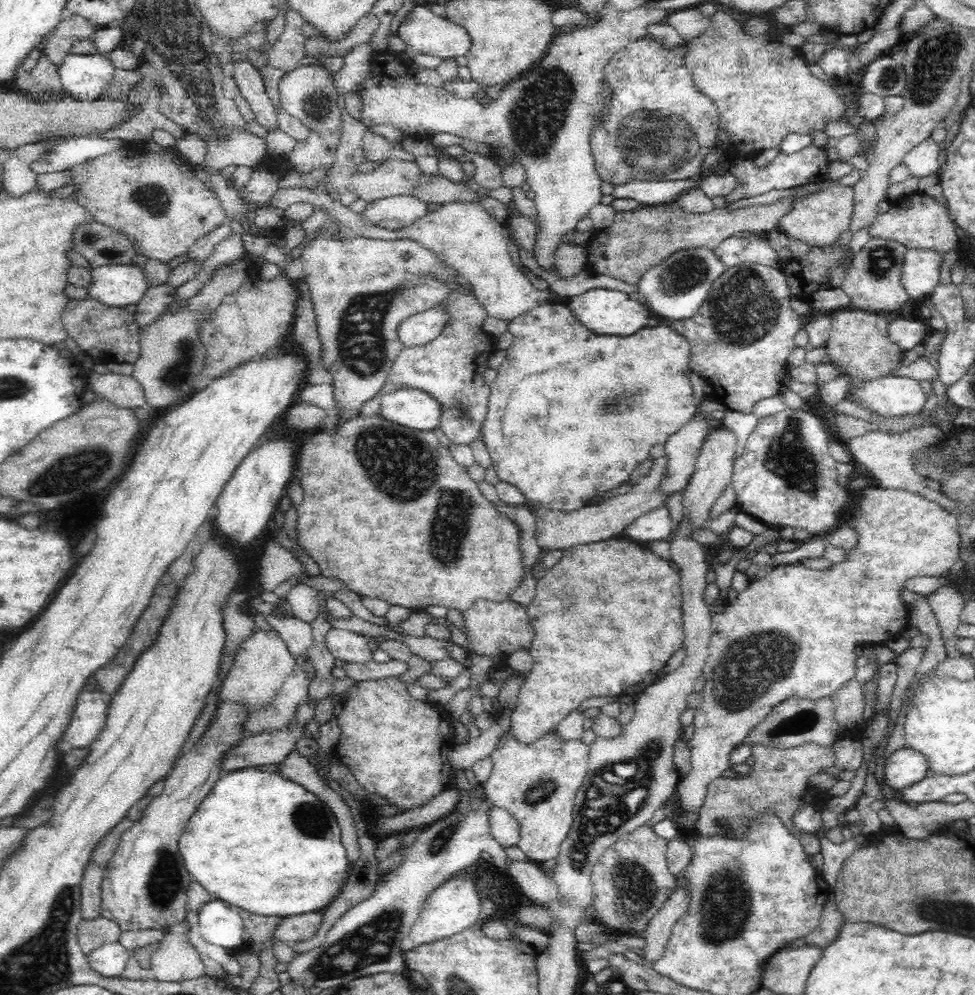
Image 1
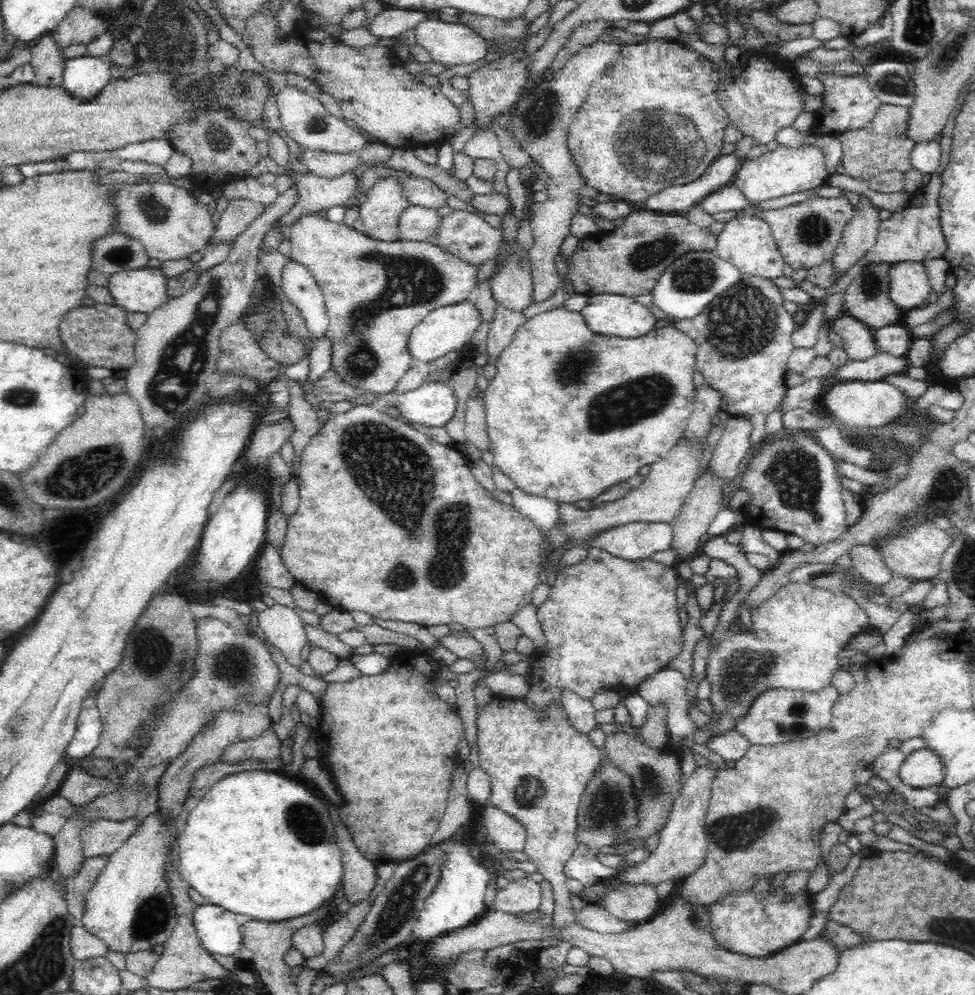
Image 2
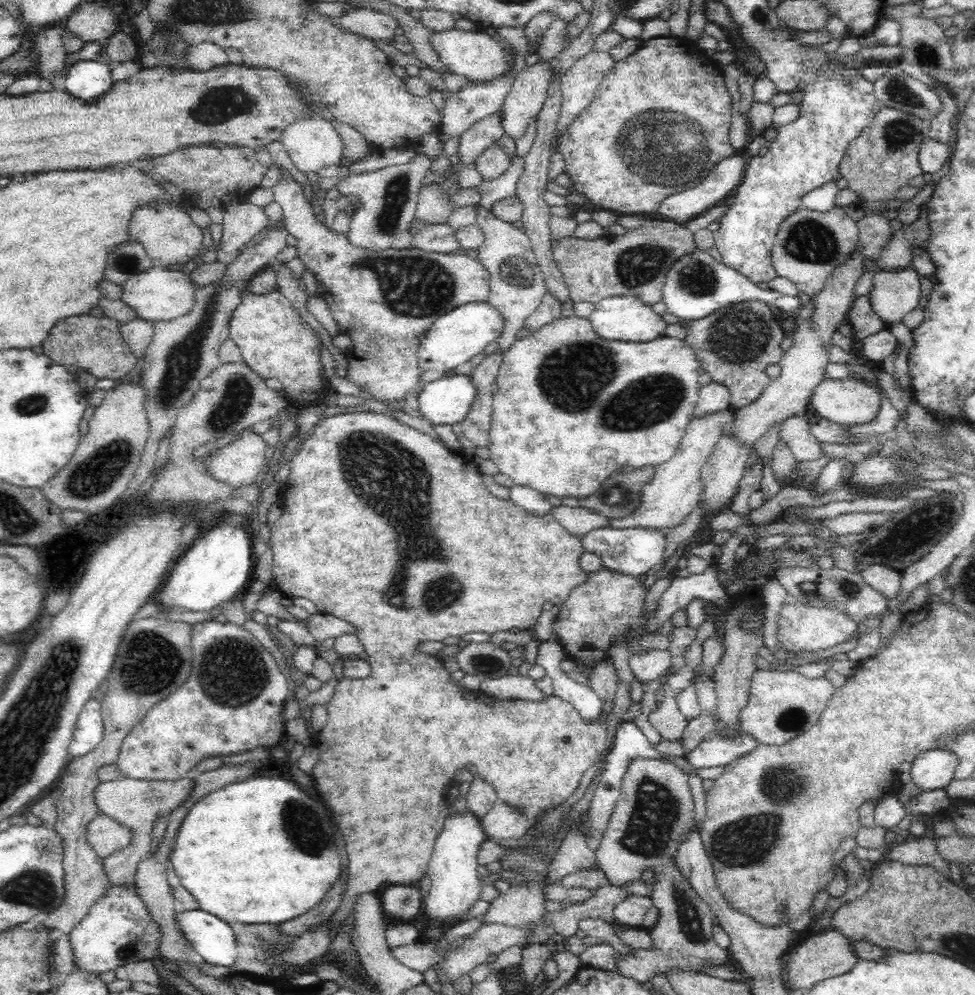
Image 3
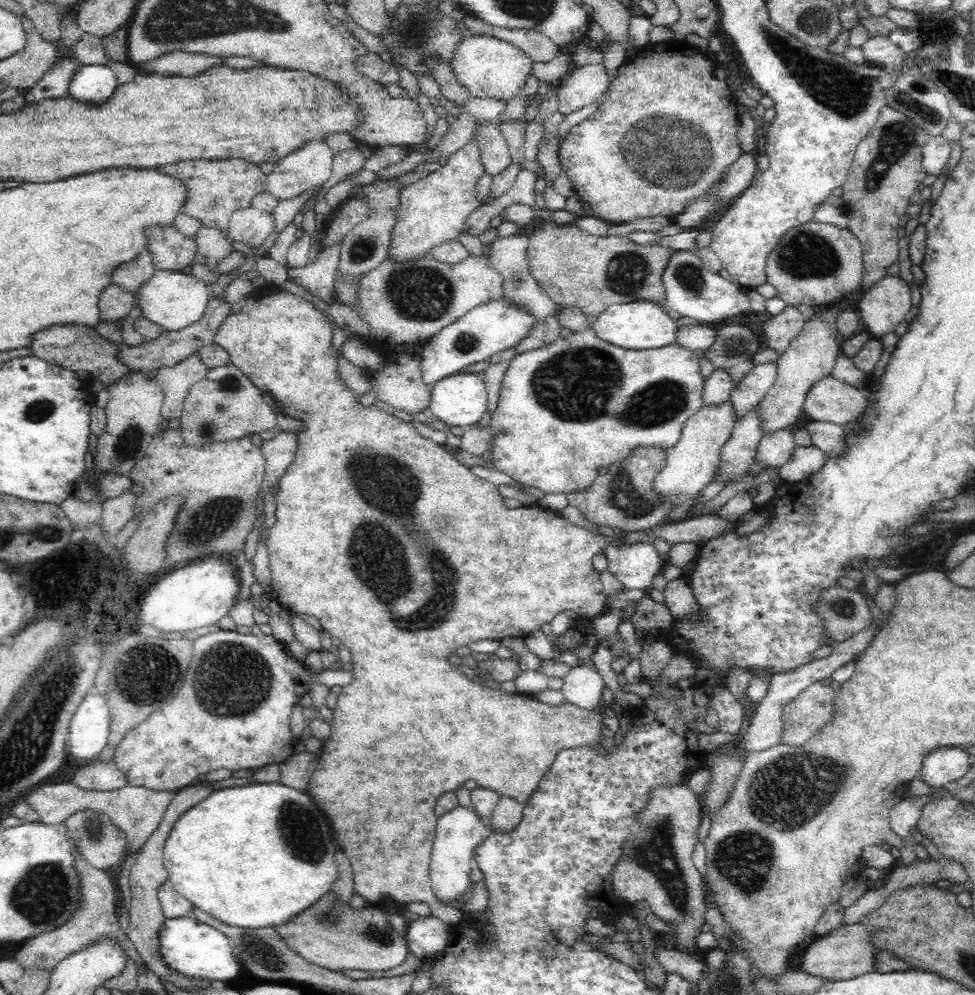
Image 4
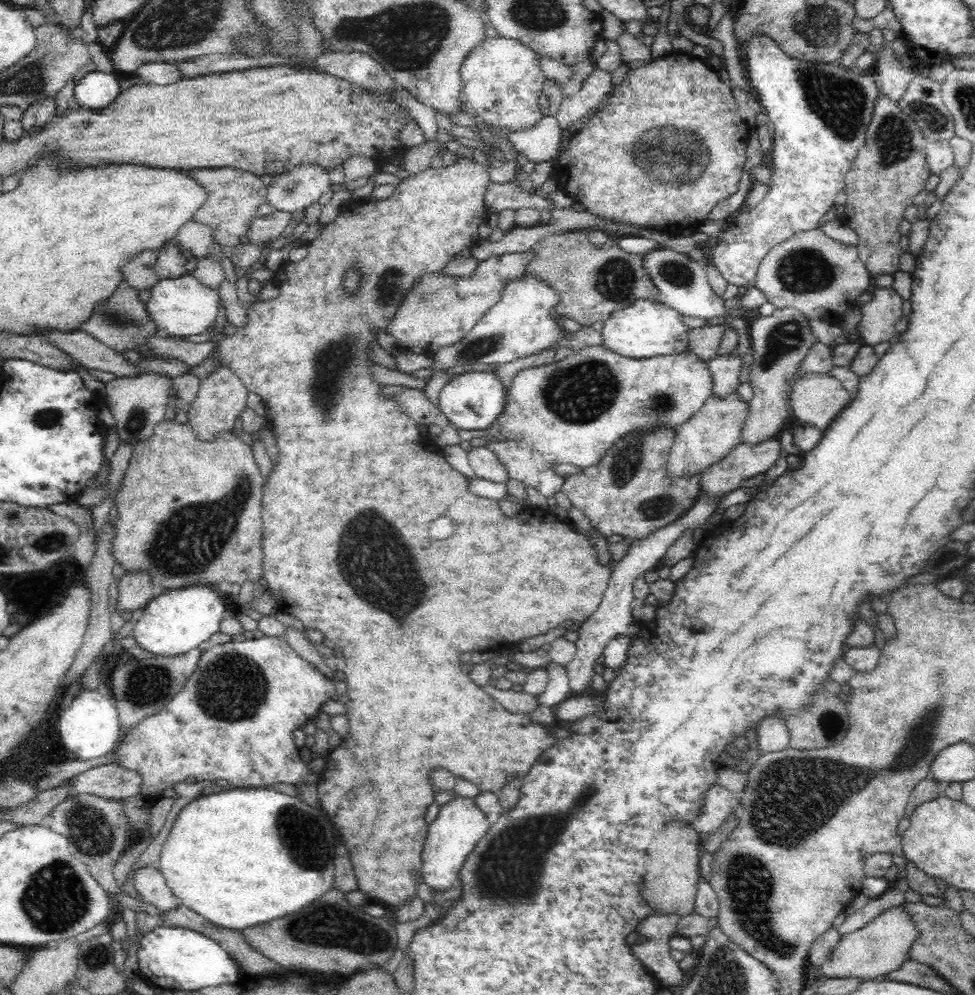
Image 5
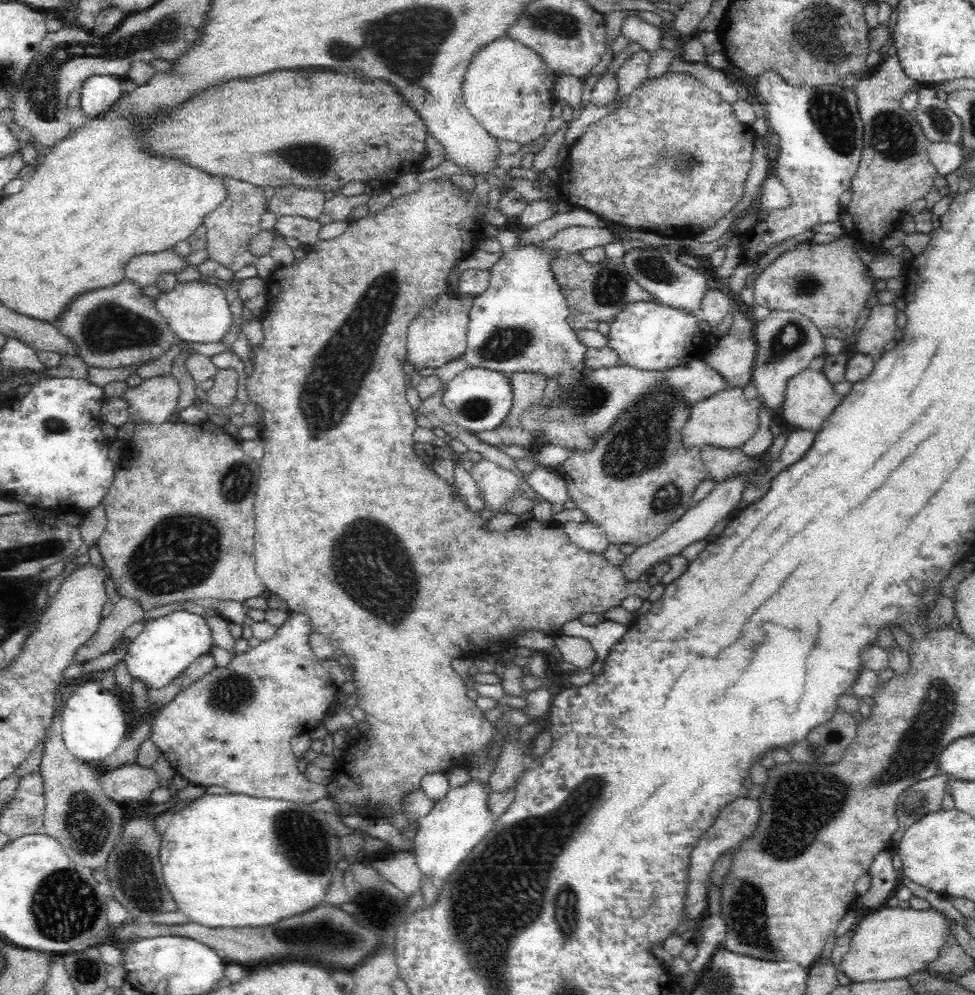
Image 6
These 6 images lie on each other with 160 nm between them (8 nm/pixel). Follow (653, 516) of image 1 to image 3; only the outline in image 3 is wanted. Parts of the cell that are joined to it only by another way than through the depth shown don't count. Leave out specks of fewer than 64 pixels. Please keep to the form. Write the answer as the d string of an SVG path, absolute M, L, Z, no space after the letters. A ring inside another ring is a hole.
M605 526L595 528L580 539L583 552L600 557L601 564L626 574L643 575L658 568L664 558L664 533L657 528Z

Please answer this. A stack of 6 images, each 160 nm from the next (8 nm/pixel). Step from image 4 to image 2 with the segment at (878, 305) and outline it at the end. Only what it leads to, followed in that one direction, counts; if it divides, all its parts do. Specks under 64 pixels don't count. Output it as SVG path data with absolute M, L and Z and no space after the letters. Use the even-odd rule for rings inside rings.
M900 261L890 270L890 299L906 310L926 304L931 284L923 261Z

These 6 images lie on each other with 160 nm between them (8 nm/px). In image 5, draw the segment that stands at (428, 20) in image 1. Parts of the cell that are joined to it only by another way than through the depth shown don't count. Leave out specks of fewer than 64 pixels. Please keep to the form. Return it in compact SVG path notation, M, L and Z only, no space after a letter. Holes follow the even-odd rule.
M494 35L491 39L485 38L475 47L472 47L464 57L460 67L461 95L464 102L470 104L470 108L480 117L490 123L494 128L510 128L511 132L529 129L546 114L542 112L538 99L542 96L544 74L540 68L537 54L522 42L502 38Z

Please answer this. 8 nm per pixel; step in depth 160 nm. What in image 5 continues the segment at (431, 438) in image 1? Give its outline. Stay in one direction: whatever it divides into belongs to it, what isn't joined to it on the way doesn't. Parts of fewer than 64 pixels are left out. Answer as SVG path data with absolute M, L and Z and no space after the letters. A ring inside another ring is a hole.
M472 156L458 157L454 164L441 168L428 168L424 172L411 174L398 184L394 192L386 199L368 200L365 204L351 200L346 203L339 216L325 225L315 240L307 245L304 260L296 263L284 263L274 272L271 281L280 288L280 294L271 300L256 301L245 308L246 320L242 328L236 329L232 336L225 336L216 344L216 352L222 365L232 370L250 393L259 395L268 410L265 415L271 430L277 437L278 462L268 474L263 484L262 520L264 520L264 548L262 574L268 581L269 592L277 602L278 610L295 614L306 628L320 630L324 638L333 641L342 648L345 658L348 702L344 704L349 727L341 742L336 745L325 759L325 765L317 780L317 798L322 811L329 818L338 840L350 853L359 890L369 901L380 899L385 906L394 909L416 897L416 890L423 881L423 851L428 834L426 810L438 794L436 785L432 784L430 774L434 770L446 770L455 778L464 778L476 784L480 793L498 793L508 782L522 782L532 770L540 754L551 746L558 744L560 737L552 726L534 722L528 713L512 712L484 688L478 686L469 674L461 669L460 655L466 651L486 651L484 637L496 638L498 644L519 644L522 640L546 634L567 619L574 623L584 622L603 599L612 570L602 566L598 561L598 545L605 545L611 560L619 561L626 556L636 539L623 537L620 542L606 542L605 539L578 533L568 521L557 520L550 510L524 509L516 516L508 517L502 512L498 500L490 500L470 492L470 478L451 467L442 449L424 437L418 430L419 424L407 414L400 412L390 398L382 396L381 387L370 379L366 343L373 339L374 332L385 332L385 324L401 303L403 294L424 271L426 273L443 272L444 265L451 256L458 255L464 248L472 248L478 240L478 227L485 224L487 212L484 206L485 190L488 186L488 168L480 166ZM352 263L362 265L364 278L360 292L356 296L347 296L342 290L340 277L345 268ZM432 528L438 532L432 538ZM390 556L390 558L388 558ZM438 580L438 582L436 582ZM416 582L416 584L414 584Z

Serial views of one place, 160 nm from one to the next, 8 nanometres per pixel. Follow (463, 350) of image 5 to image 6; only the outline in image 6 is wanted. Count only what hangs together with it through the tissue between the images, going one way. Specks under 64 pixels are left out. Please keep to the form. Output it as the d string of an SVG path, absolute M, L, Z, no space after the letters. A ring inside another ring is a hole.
M507 228L498 230L496 238L500 241L502 254L489 270L488 288L474 298L467 330L467 349L460 358L471 368L494 370L505 375L510 372L544 372L547 379L558 377L558 390L568 392L570 386L578 384L582 370L586 368L582 364L586 346L567 322L568 303L549 269L549 262L562 254L544 252L535 243L518 245L519 234Z

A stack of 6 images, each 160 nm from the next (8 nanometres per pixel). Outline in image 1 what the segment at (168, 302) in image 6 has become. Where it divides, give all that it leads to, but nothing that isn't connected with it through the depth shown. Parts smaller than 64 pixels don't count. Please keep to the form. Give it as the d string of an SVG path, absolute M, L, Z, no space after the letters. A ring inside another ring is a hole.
M120 263L91 267L85 288L88 297L115 307L135 305L148 289L137 266Z

